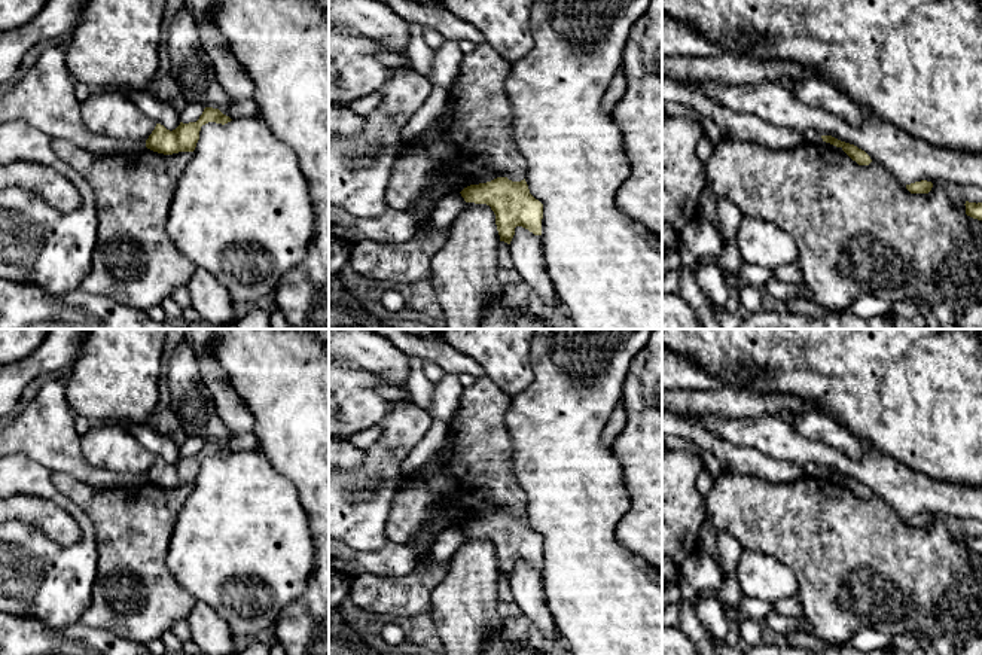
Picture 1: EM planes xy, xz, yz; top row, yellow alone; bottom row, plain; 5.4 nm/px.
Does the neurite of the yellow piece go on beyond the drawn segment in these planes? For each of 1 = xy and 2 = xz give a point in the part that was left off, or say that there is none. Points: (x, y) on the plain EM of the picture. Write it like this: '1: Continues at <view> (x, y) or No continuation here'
1: No continuation here
2: No continuation here

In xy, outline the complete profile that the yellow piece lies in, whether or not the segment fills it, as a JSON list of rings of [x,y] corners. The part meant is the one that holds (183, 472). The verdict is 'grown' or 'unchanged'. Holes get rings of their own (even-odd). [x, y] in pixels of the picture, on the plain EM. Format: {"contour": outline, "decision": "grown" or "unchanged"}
{"contour": [[[205,441],[196,456],[183,457],[170,464],[164,458],[156,457],[155,463],[146,473],[146,481],[164,487],[173,488],[179,485],[193,485],[199,473],[201,460],[208,456],[228,457],[232,453],[223,448],[219,442]]], "decision": "unchanged"}

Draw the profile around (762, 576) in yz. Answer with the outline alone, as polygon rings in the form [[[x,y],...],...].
[[[742,549],[736,579],[745,595],[774,603],[795,597],[798,581],[793,572],[772,555]]]

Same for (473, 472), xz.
[[[488,377],[464,387],[448,435],[434,457],[406,476],[385,523],[390,542],[408,543],[440,511],[460,511],[466,521],[507,511],[525,512],[527,496],[515,475],[506,426],[512,396]]]

